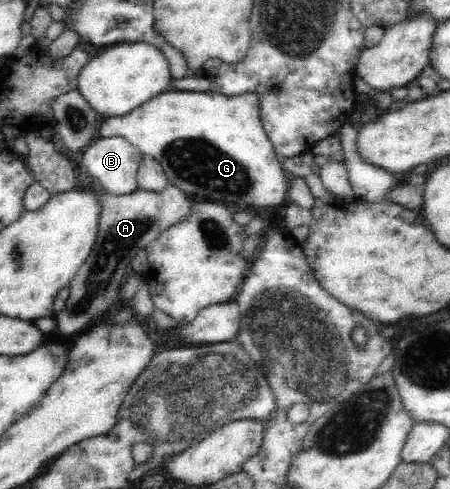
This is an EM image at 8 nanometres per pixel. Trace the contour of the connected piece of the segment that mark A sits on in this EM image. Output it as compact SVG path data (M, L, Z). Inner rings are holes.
M168 185L158 193L140 188L124 195L114 195L106 190L97 190L97 187L95 189L93 186L90 190L96 192L100 204L96 243L70 283L70 297L66 305L53 317L58 332L66 336L87 330L100 313L109 313L111 308L120 305L119 291L131 274L128 271L132 271L131 262L136 251L145 249L160 232L182 221L191 212L193 202L191 195L175 185Z

